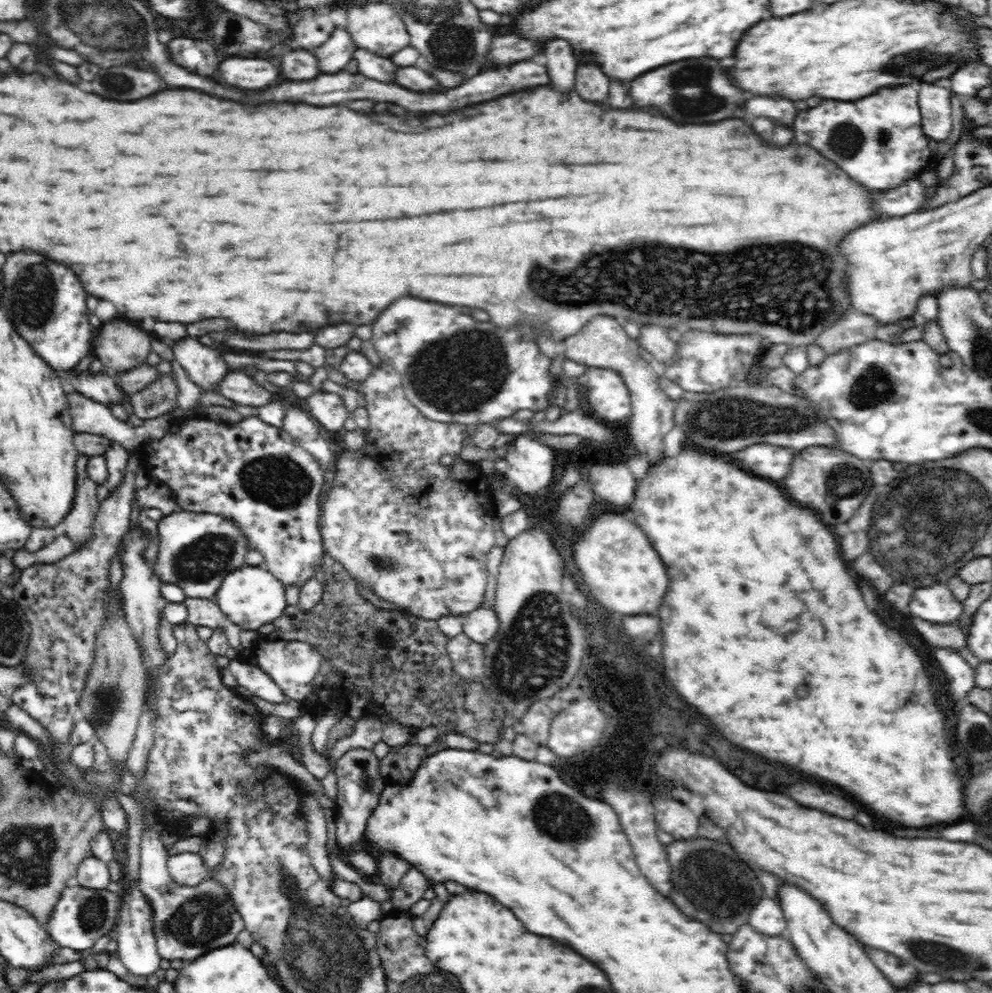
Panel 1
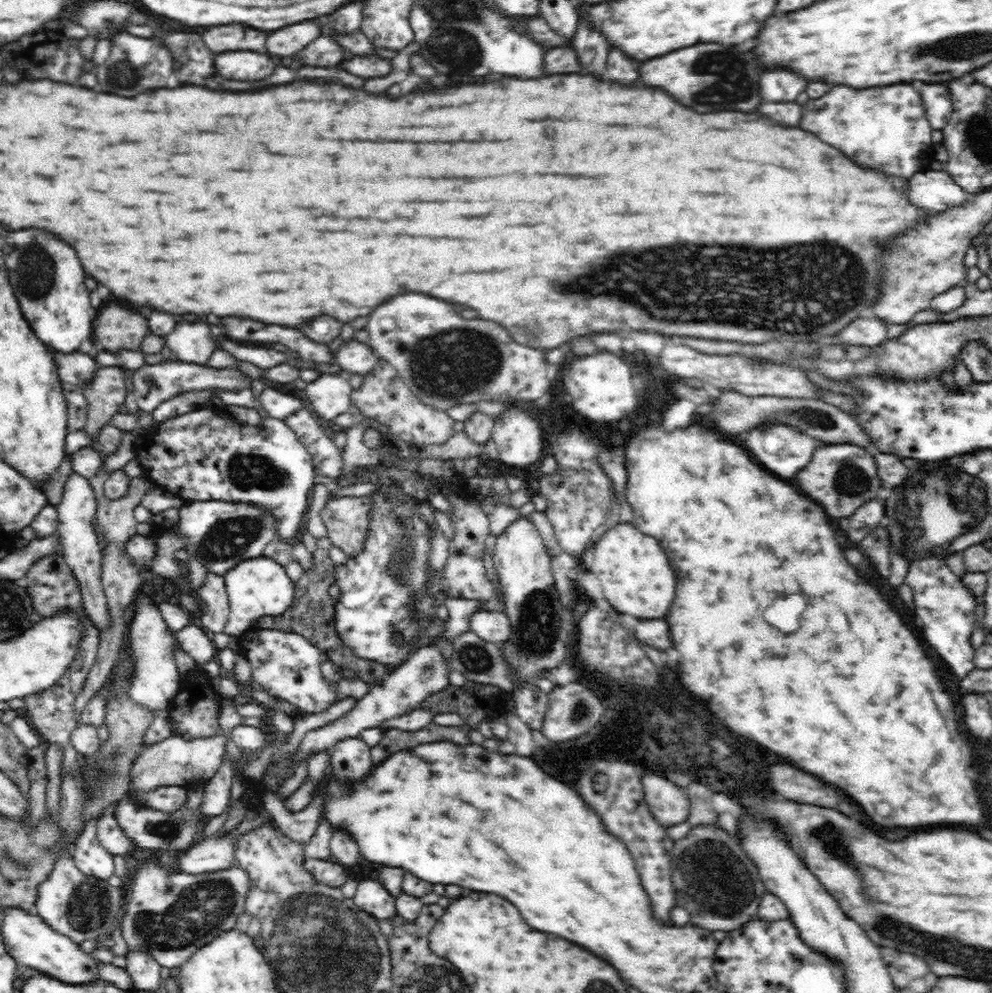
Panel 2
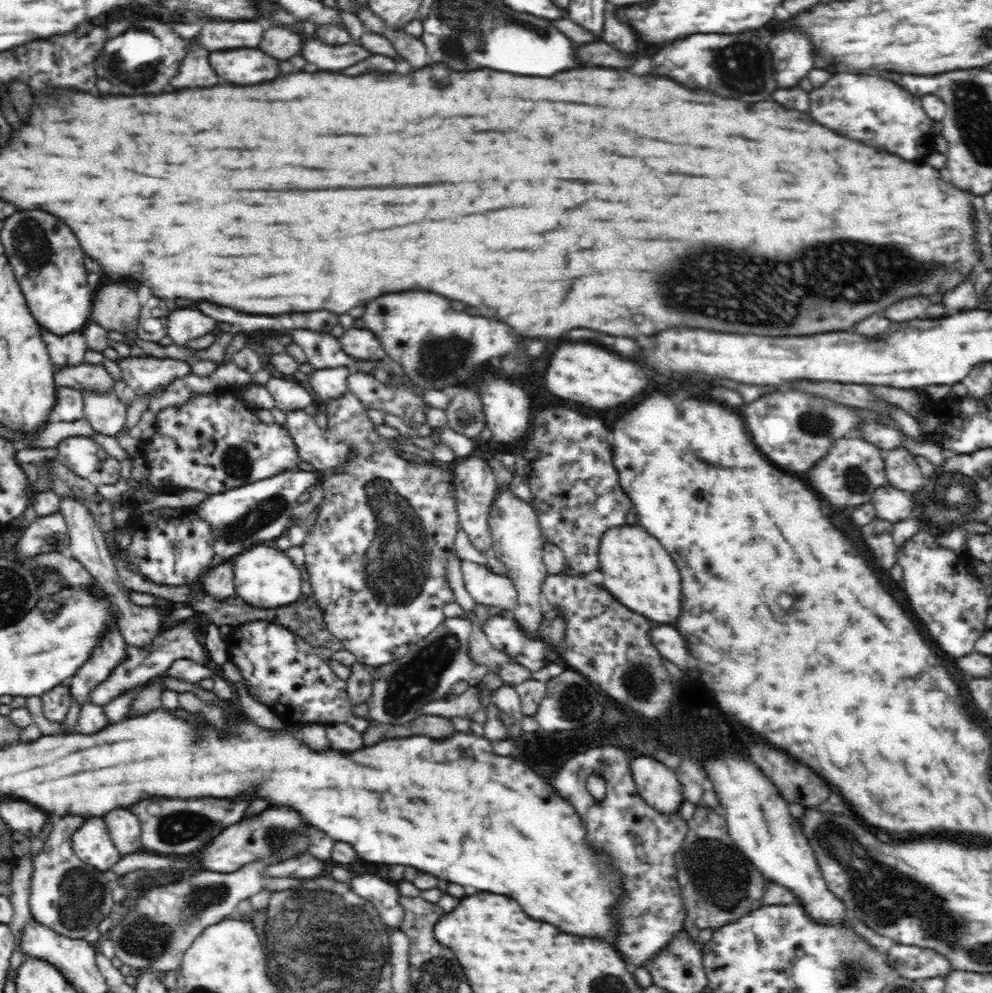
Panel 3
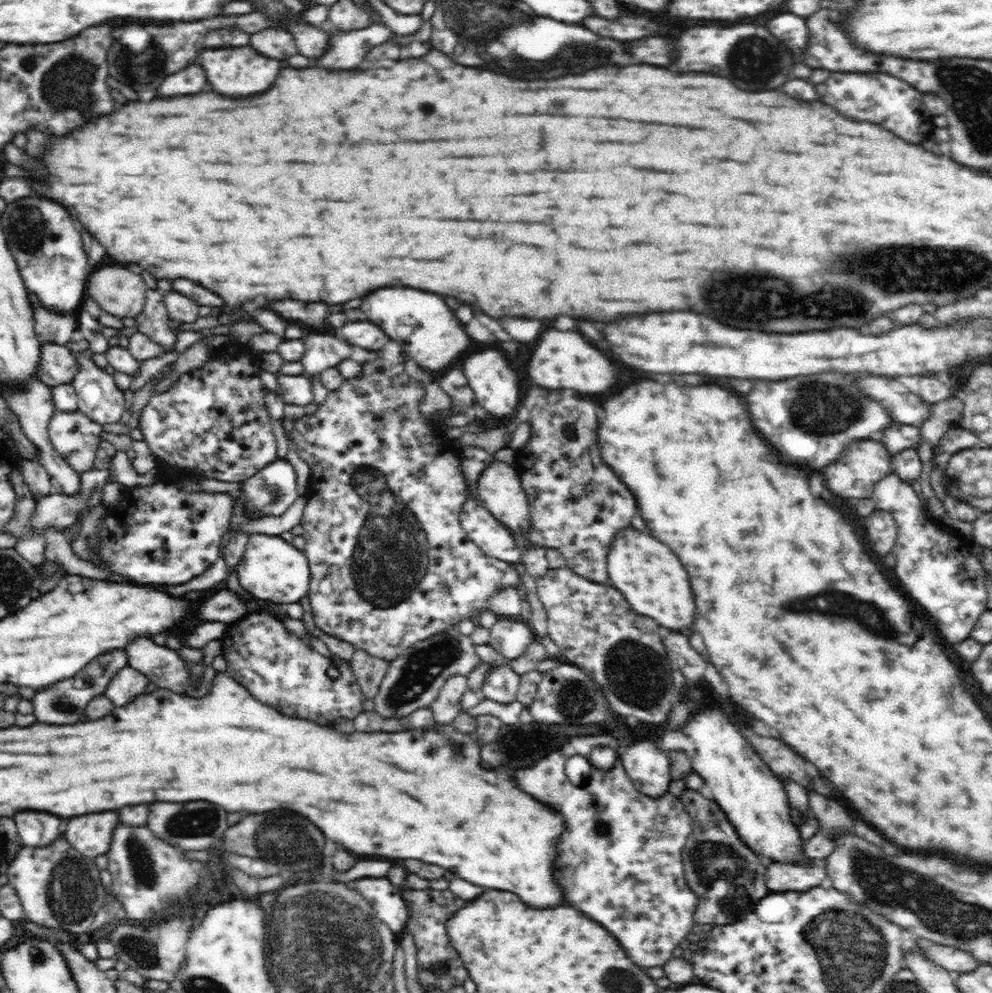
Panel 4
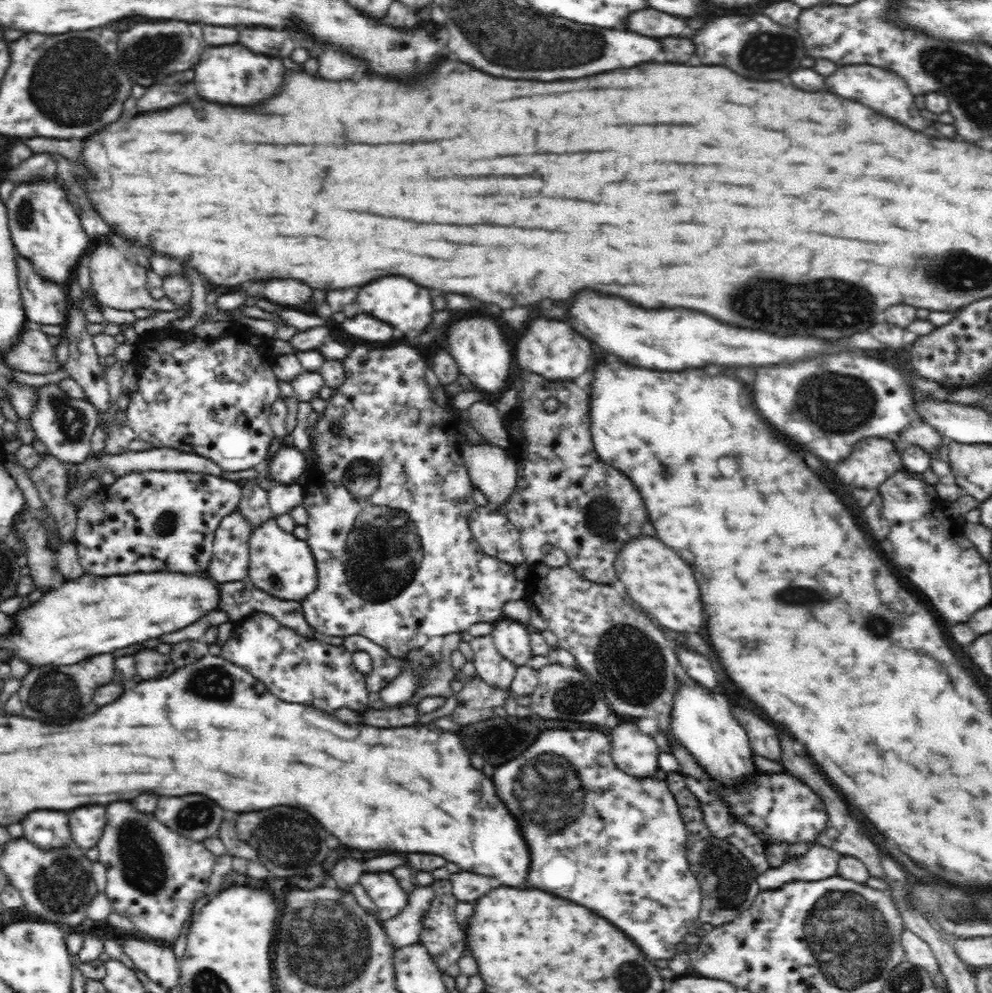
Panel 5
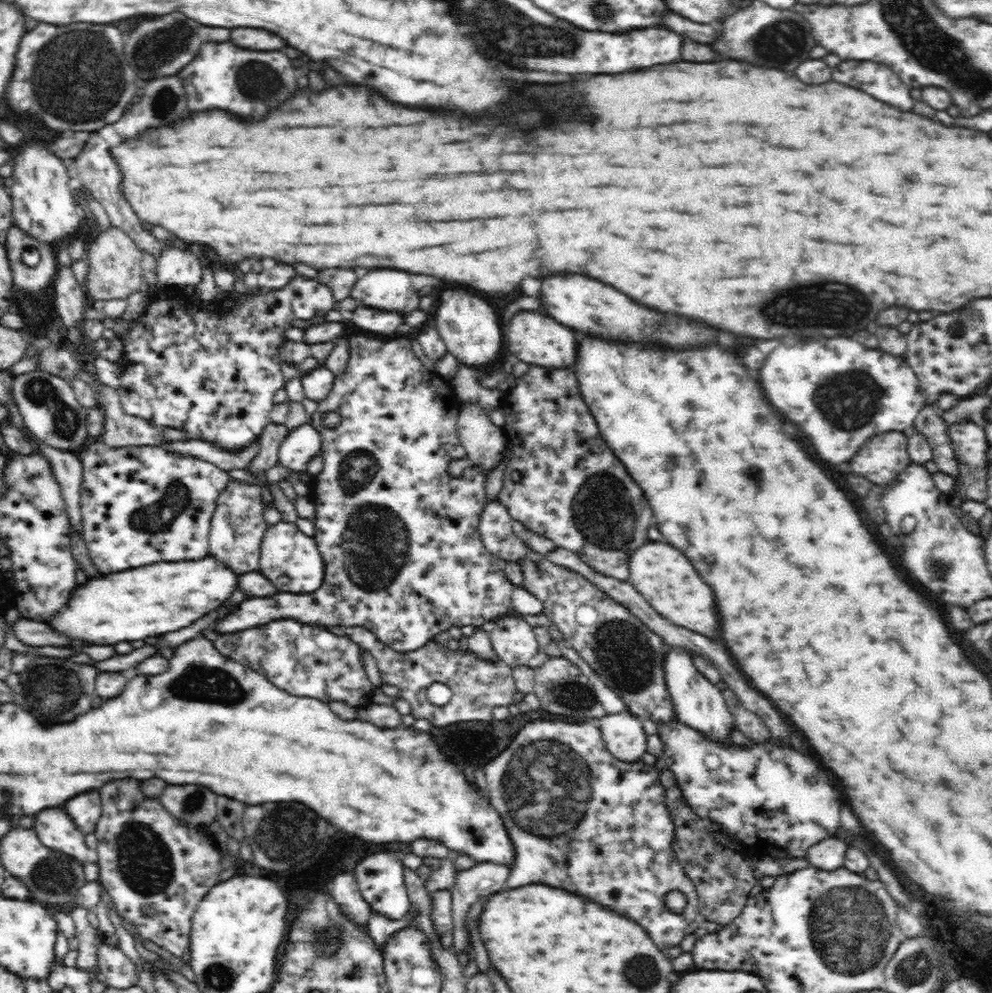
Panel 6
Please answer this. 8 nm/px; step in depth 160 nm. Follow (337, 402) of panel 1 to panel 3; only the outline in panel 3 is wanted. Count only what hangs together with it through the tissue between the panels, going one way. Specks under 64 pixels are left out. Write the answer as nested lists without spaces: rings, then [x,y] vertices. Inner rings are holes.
[[[347,366],[316,369],[308,376],[310,388],[316,393],[320,402],[328,404],[329,401],[339,399],[348,392],[350,373],[352,372]]]

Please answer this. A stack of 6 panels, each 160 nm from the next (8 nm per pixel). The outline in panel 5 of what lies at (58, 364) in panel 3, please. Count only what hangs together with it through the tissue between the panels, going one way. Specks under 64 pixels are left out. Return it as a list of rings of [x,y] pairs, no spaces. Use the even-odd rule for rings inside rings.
[[[17,255],[17,267],[21,297],[27,320],[37,326],[64,327],[69,314],[66,287],[42,279],[34,271],[32,263]]]

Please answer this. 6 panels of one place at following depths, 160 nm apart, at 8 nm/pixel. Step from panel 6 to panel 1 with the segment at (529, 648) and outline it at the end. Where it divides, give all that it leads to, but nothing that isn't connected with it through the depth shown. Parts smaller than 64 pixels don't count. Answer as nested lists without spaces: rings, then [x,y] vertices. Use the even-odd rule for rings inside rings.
[[[482,606],[466,614],[462,632],[470,640],[486,645],[499,631],[499,620],[494,609]]]

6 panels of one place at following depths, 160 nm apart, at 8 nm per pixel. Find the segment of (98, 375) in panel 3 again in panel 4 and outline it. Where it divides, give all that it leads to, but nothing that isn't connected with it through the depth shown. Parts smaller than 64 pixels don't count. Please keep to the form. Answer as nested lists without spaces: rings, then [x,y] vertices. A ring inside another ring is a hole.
[[[42,344],[36,378],[49,387],[71,384],[79,371],[76,355],[64,345]]]

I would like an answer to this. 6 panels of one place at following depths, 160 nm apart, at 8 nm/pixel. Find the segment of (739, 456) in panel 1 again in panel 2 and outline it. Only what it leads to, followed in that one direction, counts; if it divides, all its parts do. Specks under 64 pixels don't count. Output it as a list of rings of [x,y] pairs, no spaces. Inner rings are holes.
[[[788,426],[754,428],[752,432],[746,434],[742,444],[748,448],[748,452],[752,452],[752,456],[756,456],[756,460],[760,460],[760,464],[764,464],[764,468],[768,468],[772,474],[776,474],[780,478],[792,478],[796,472],[800,472],[810,463],[816,448],[825,446],[822,442]]]

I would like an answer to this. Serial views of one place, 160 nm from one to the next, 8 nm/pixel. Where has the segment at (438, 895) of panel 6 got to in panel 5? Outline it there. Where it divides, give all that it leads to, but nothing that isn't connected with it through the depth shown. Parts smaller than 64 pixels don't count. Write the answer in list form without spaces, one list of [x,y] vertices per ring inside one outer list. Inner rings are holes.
[[[453,894],[436,896],[422,922],[419,944],[427,949],[442,976],[461,976],[458,960],[465,950],[464,930],[456,919],[459,900]]]

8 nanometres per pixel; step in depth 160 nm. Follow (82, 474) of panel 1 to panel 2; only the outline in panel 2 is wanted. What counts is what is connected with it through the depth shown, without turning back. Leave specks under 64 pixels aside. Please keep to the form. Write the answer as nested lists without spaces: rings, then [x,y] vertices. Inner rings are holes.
[[[72,472],[65,482],[62,502],[57,506],[58,526],[56,532],[62,543],[62,559],[74,573],[81,588],[83,607],[91,621],[100,632],[110,624],[110,615],[106,607],[106,595],[102,588],[101,567],[102,555],[99,536],[95,530],[98,510],[98,499],[88,478]]]

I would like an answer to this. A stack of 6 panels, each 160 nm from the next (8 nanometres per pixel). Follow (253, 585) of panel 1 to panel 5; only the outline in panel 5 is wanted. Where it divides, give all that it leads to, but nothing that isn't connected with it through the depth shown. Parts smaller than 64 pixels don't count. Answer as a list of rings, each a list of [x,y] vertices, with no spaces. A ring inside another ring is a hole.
[[[268,519],[258,528],[254,528],[248,540],[250,548],[250,568],[248,579],[254,587],[287,601],[301,601],[311,592],[317,584],[317,567],[315,556],[307,541],[298,540],[293,533],[284,532],[278,527],[276,520]]]

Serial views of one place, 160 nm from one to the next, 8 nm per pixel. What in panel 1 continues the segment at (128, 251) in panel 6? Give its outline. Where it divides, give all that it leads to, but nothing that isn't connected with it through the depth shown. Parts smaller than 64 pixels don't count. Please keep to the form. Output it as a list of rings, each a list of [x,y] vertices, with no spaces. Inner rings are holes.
[[[114,320],[108,322],[100,328],[98,336],[93,337],[92,354],[102,363],[104,374],[118,376],[118,374],[138,368],[146,364],[146,358],[153,350],[151,347],[152,340],[146,338],[146,334],[140,328],[132,328],[126,322]]]

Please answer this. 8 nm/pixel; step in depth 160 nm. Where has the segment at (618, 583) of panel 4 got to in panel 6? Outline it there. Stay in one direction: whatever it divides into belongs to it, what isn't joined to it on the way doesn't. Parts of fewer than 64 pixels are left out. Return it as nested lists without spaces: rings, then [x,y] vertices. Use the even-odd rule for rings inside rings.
[[[648,542],[642,548],[636,548],[636,552],[632,554],[628,580],[646,598],[646,602],[672,624],[700,632],[708,638],[718,632],[716,602],[710,586],[700,580],[688,558],[682,556],[674,546],[662,542]]]

